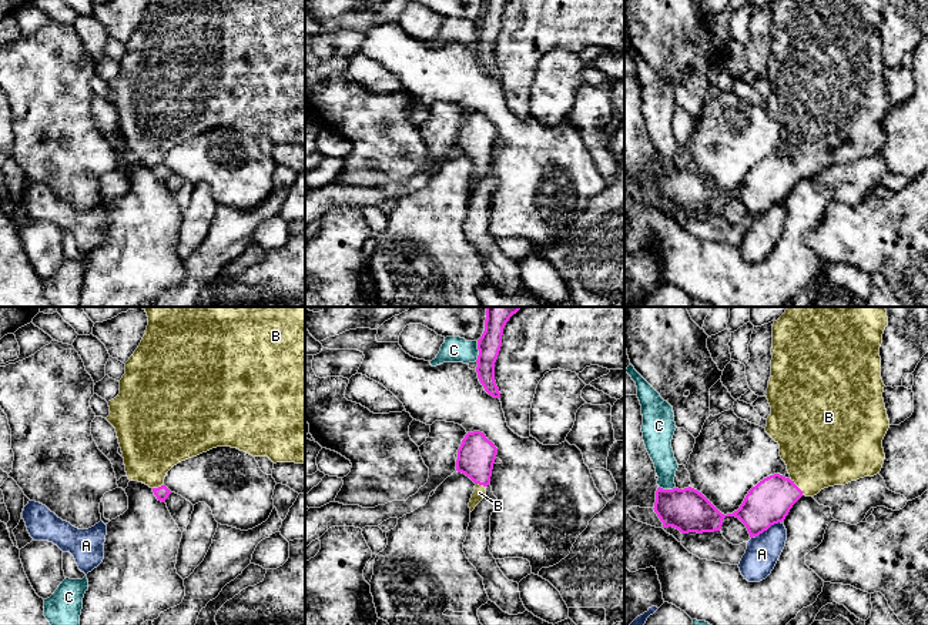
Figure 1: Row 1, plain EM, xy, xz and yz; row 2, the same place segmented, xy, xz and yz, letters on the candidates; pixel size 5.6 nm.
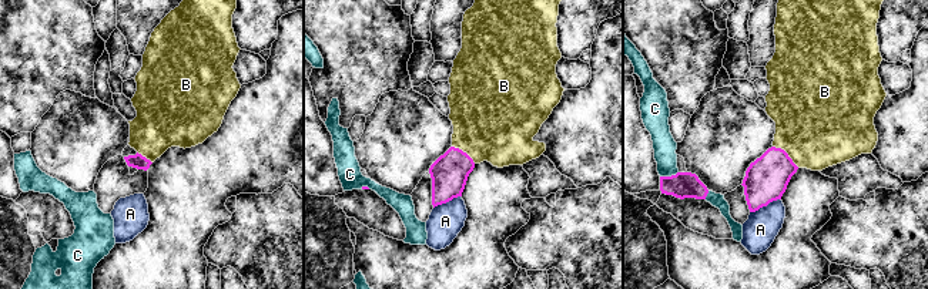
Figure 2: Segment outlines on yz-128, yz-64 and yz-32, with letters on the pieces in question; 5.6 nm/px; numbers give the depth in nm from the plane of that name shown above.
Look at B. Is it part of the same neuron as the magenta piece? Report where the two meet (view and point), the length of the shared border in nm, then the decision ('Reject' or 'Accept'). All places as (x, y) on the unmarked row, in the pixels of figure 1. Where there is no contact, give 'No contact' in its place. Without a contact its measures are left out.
Touches magenta at yz (797, 167). Shared border 120 nm. Accept

